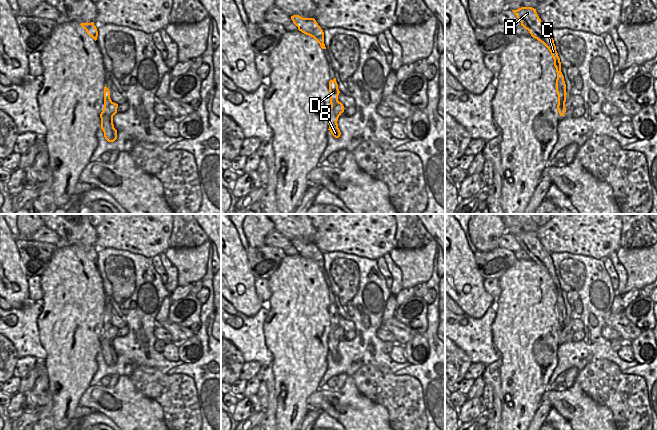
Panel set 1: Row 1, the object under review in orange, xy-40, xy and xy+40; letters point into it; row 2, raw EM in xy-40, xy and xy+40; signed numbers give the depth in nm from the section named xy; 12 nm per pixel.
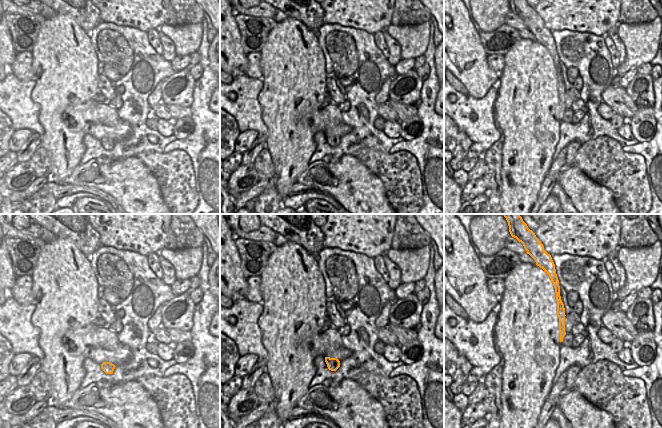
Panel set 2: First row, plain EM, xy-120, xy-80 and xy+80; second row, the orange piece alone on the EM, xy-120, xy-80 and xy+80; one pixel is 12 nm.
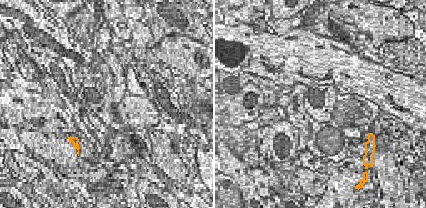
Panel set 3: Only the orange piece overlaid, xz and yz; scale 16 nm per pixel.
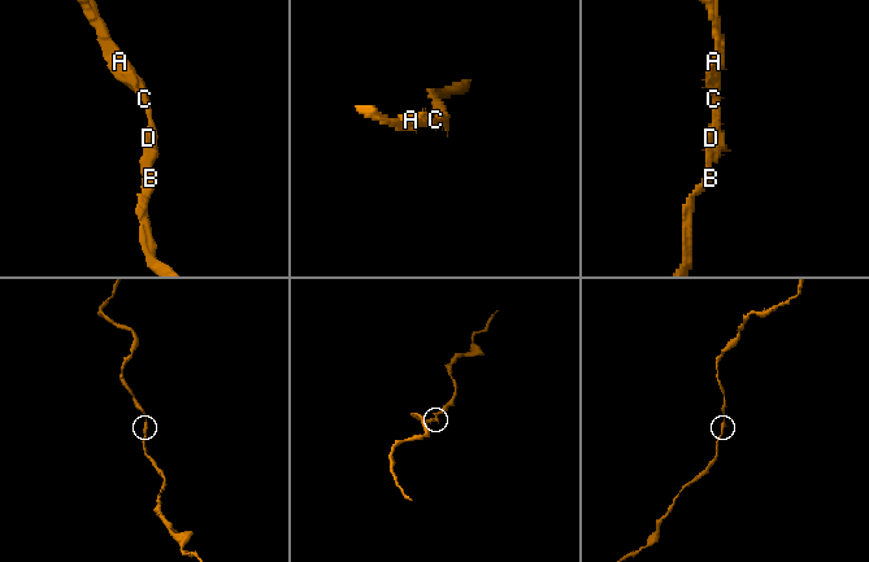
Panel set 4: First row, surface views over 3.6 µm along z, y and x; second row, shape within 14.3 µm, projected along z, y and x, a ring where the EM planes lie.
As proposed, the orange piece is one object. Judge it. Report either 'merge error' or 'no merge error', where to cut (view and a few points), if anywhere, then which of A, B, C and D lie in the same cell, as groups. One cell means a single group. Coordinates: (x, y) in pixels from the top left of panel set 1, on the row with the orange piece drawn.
no merge error; no cut; A B C D

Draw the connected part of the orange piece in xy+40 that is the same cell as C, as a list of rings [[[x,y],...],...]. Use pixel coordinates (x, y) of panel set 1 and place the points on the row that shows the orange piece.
[[[521,7],[517,10],[512,10],[516,17],[520,20],[521,26],[529,31],[531,36],[541,43],[543,43],[550,51],[553,59],[554,66],[557,72],[556,79],[556,92],[558,95],[558,105],[557,110],[560,116],[564,115],[566,112],[565,102],[566,102],[566,84],[564,81],[564,76],[561,72],[561,62],[556,51],[556,46],[554,44],[553,37],[550,30],[544,25],[544,23],[539,18],[536,9],[532,7]]]

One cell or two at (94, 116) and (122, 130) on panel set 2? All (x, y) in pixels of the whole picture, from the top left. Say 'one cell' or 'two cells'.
one cell

